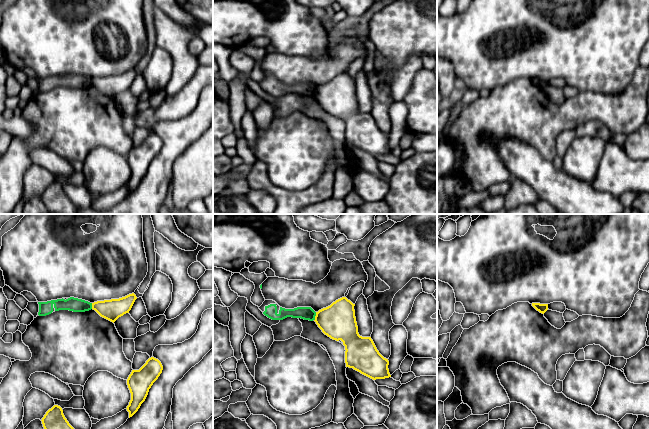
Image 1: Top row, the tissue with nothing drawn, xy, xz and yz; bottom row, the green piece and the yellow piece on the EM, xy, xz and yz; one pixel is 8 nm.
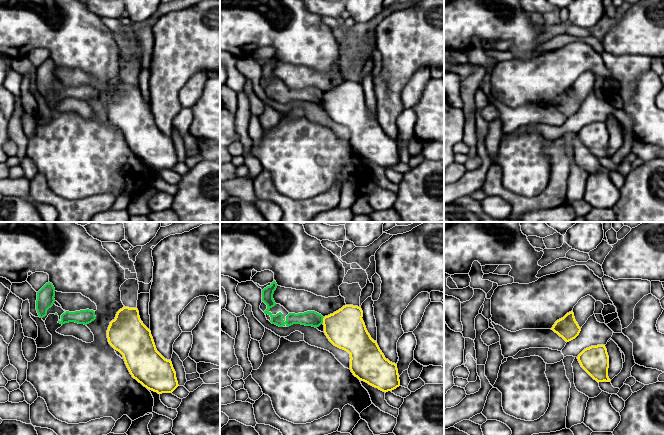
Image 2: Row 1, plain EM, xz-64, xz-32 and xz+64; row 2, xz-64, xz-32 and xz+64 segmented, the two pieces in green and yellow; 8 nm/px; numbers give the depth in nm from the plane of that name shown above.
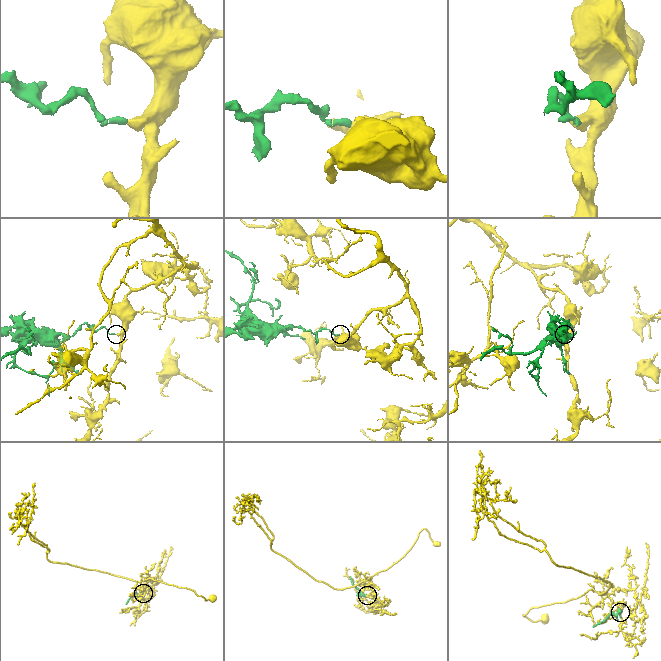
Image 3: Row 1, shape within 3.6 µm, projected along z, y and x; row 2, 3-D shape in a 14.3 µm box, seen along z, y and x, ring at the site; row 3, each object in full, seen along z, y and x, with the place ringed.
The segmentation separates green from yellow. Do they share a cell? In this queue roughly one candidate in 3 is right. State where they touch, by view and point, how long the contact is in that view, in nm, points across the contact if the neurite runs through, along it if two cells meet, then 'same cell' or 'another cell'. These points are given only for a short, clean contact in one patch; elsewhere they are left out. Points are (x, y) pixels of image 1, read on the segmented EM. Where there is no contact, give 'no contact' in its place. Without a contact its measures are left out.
xz (315, 315) | 70 nm | along xz (316, 312), (314, 320) | another cell

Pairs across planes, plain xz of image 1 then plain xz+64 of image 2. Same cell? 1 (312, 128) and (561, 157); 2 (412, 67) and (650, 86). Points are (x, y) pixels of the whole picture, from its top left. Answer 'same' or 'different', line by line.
1: different
2: different

